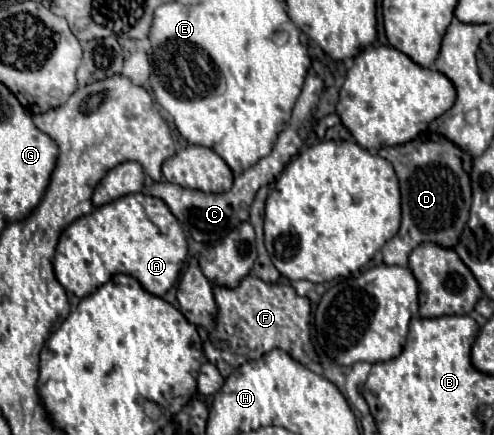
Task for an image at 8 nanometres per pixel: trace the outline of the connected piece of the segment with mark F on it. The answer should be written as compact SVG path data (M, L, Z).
M246 276L234 290L214 286L214 298L218 304L218 326L214 328L214 338L208 338L204 344L204 356L218 366L224 378L242 362L258 360L274 348L288 352L302 364L320 364L310 342L308 298L298 296L292 284L266 284L256 276Z

